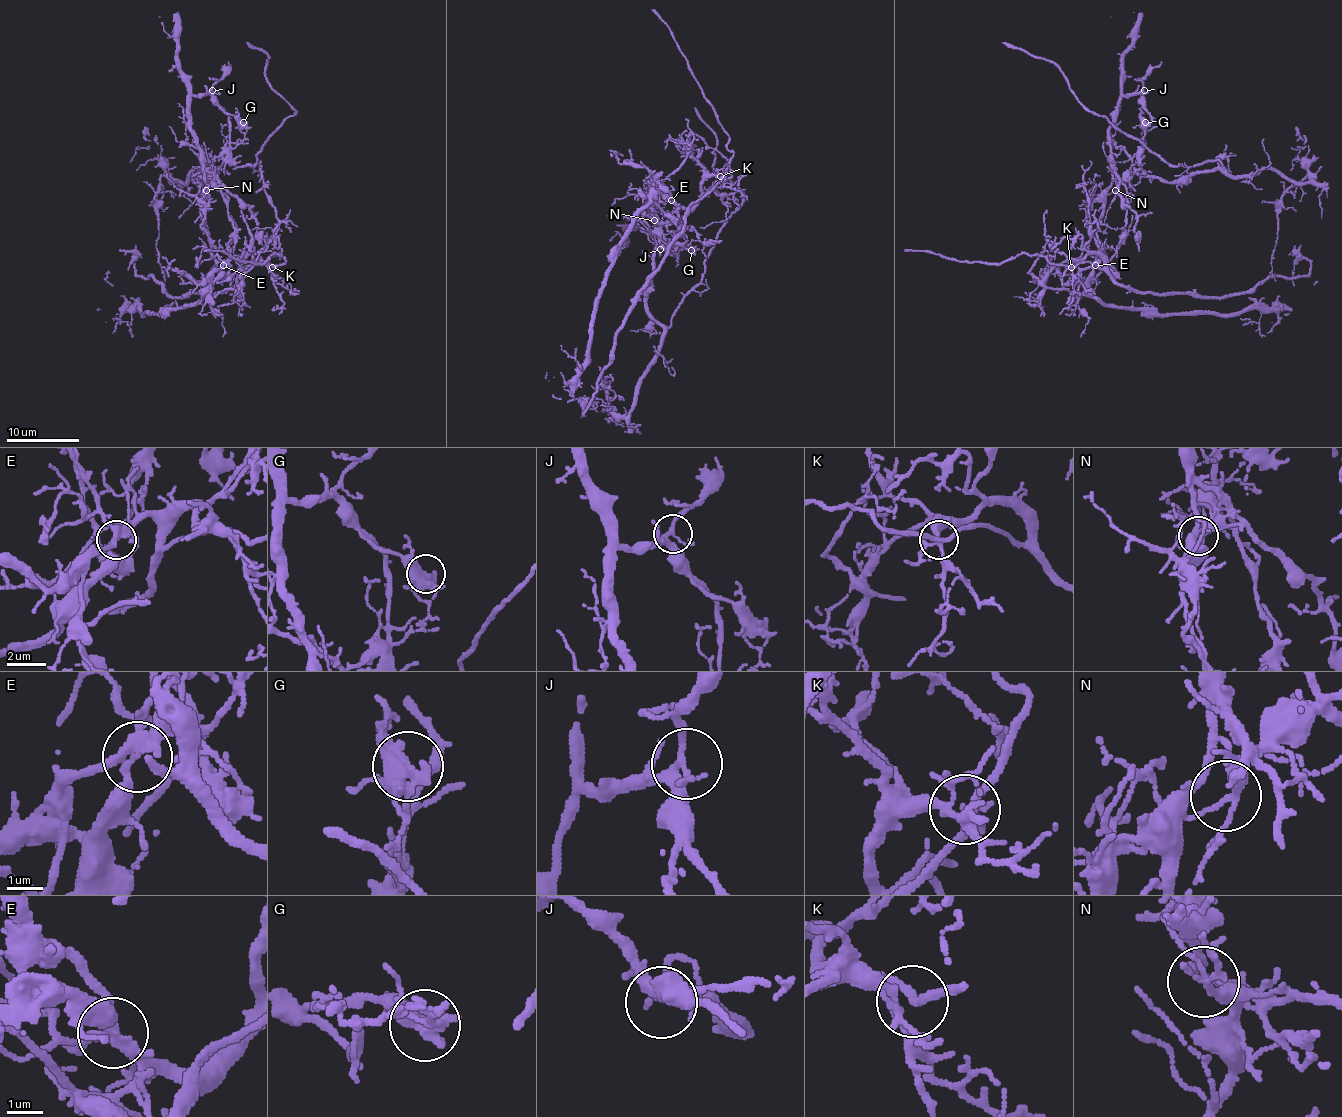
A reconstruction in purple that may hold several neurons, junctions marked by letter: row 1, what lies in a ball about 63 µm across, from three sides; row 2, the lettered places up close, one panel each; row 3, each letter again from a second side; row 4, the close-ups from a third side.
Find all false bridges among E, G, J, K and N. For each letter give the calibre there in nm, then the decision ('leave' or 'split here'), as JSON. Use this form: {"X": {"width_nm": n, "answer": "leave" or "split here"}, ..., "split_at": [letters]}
{"E": {"width_nm": 300, "answer": "split here"}, "G": {"width_nm": 420, "answer": "split here"}, "J": {"width_nm": 220, "answer": "leave"}, "K": {"width_nm": 190, "answer": "leave"}, "N": {"width_nm": 190, "answer": "split here"}, "split_at": ["E", "G", "N"]}

